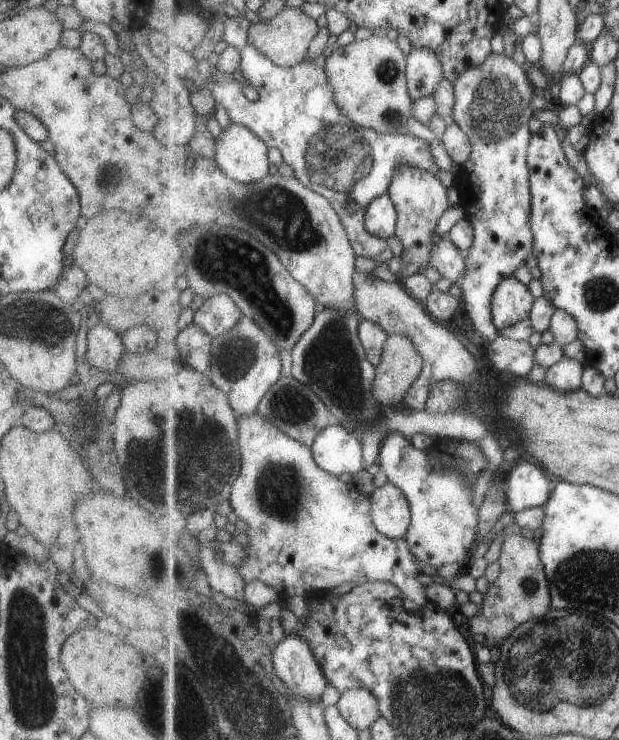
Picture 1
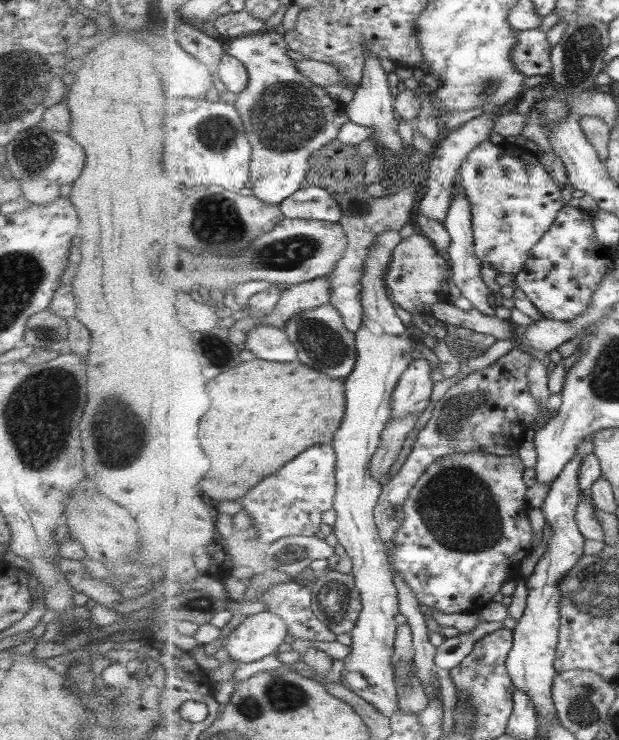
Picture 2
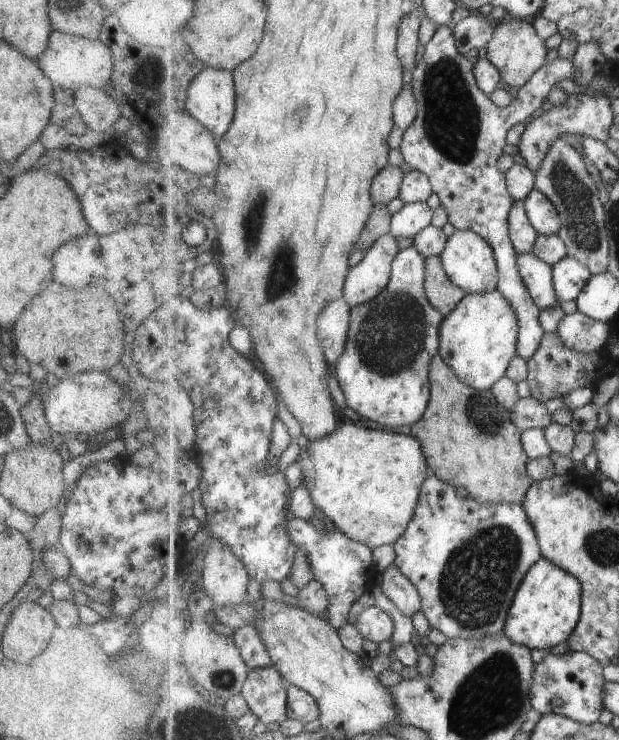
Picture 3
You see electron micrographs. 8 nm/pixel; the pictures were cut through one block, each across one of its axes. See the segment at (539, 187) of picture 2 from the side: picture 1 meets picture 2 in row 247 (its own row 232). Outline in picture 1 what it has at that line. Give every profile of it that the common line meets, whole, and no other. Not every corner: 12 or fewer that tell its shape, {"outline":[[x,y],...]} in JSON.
{"outline":[[493,54],[455,83],[475,228],[462,301],[486,344],[497,288],[535,253],[534,88]]}

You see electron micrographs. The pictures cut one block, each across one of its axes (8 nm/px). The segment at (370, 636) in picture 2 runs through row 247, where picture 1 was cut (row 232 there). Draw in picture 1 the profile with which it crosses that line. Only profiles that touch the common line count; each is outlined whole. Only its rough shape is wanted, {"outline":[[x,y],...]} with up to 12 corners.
{"outline":[[389,193],[365,212],[368,232],[395,236],[400,212]]}

